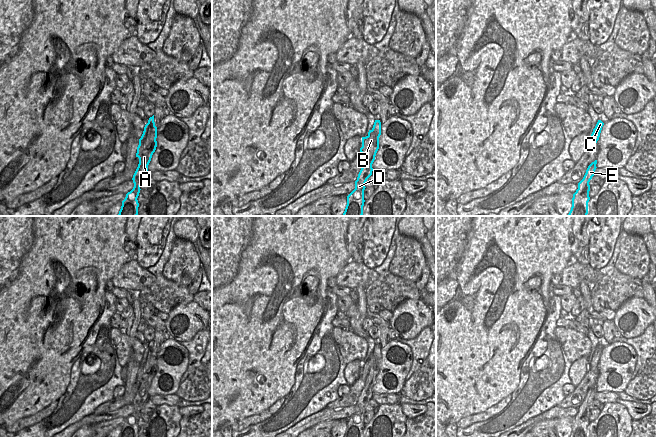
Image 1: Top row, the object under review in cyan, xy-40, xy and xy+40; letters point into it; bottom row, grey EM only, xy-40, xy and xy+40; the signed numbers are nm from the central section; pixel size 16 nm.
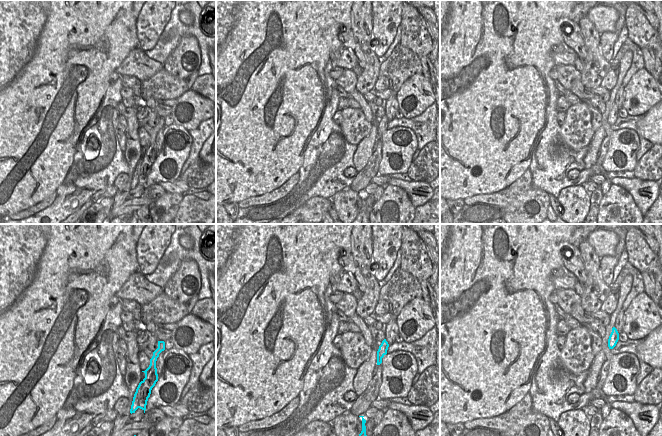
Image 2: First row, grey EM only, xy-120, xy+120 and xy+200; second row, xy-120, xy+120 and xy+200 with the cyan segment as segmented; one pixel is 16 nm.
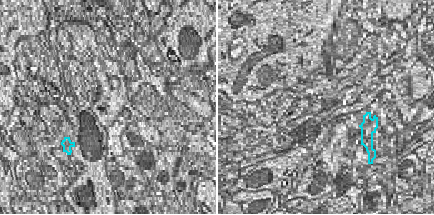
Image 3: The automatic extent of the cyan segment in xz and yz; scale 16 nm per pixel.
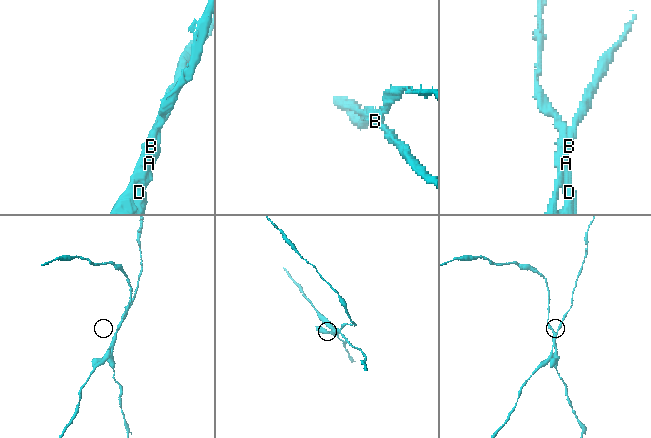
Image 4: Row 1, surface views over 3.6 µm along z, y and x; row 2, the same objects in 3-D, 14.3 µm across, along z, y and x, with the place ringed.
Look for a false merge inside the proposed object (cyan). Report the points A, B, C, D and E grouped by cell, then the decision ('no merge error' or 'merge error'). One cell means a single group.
A B D E / C; merge error

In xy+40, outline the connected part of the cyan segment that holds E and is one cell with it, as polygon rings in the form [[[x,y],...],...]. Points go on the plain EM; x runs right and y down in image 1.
[[[595,384],[588,390],[583,403],[578,407],[578,413],[573,418],[572,431],[569,437],[588,437],[588,426],[590,424],[589,406],[594,400],[594,396],[597,392],[596,388],[597,384]]]

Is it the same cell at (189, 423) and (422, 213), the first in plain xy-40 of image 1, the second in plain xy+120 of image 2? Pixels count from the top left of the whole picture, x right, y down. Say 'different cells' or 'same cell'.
same cell

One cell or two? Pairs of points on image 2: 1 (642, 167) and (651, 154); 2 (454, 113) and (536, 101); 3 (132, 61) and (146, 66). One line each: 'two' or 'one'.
1: one
2: one
3: one

